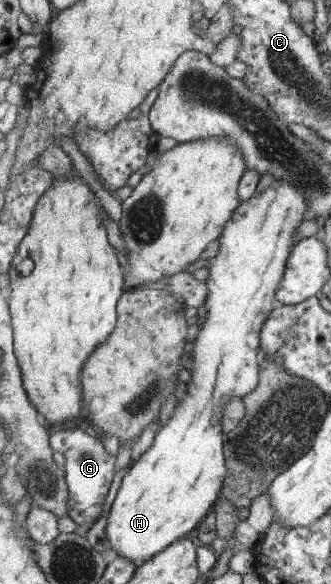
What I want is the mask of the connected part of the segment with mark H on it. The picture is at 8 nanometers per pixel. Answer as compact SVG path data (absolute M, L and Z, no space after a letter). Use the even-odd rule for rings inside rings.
M280 180L271 184L264 192L254 194L250 200L240 202L220 241L220 254L215 257L210 269L207 316L193 342L191 353L191 378L186 396L156 434L152 448L125 474L118 496L111 508L108 520L108 540L117 554L130 558L140 566L159 555L171 544L186 538L198 524L215 509L218 494L222 493L221 482L228 474L224 456L223 418L224 408L235 398L245 399L252 394L261 381L263 352L263 328L278 304L276 294L288 268L288 258L298 241L294 240L296 229L308 219L308 200L296 184Z

